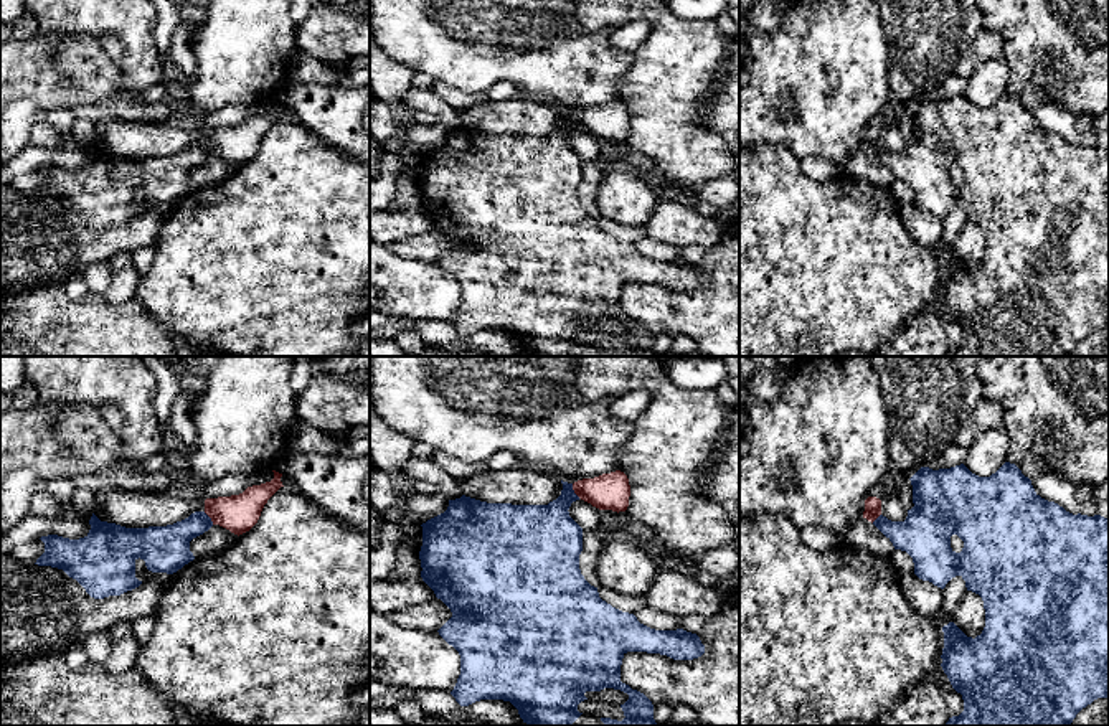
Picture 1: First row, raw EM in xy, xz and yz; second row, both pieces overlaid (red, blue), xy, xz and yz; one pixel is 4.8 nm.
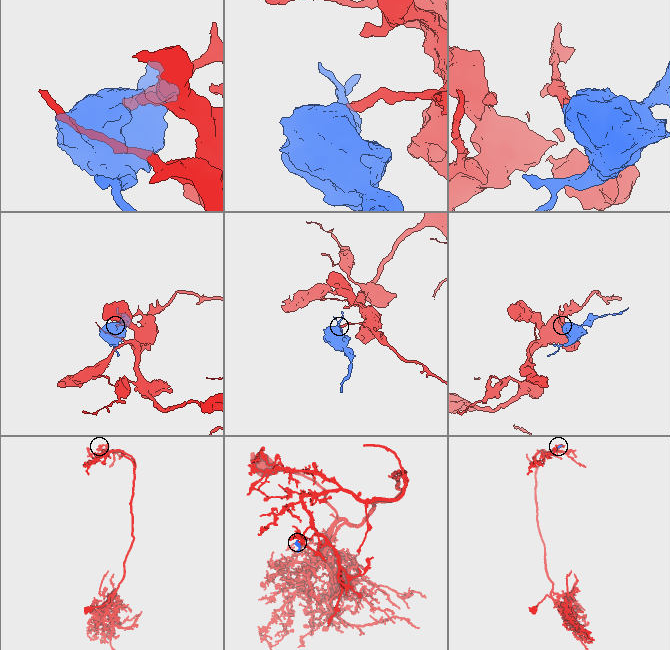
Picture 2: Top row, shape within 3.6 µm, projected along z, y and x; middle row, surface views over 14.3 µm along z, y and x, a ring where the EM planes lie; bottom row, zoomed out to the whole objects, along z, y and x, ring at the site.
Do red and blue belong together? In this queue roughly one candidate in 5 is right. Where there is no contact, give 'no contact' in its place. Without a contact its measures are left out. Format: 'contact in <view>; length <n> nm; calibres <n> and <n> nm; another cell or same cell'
contact in xz; length 80 nm; calibres 180 and 280 nm; another cell

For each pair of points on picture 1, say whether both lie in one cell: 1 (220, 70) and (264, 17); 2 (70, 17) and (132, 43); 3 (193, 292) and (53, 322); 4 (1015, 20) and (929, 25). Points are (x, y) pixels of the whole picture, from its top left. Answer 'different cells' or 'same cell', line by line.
1: same cell
2: same cell
3: different cells
4: different cells

